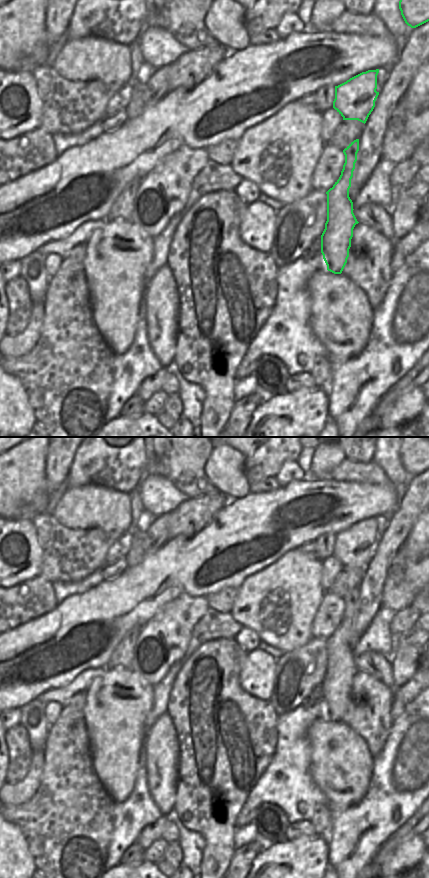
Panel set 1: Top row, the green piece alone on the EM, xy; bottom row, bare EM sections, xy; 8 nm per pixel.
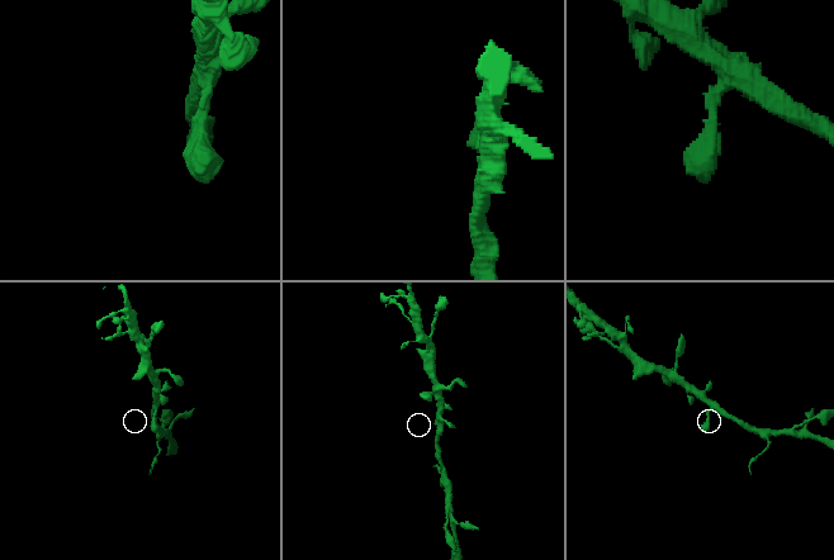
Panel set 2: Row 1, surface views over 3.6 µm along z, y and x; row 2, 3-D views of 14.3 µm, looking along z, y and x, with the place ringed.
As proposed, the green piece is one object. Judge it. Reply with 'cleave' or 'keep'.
keep

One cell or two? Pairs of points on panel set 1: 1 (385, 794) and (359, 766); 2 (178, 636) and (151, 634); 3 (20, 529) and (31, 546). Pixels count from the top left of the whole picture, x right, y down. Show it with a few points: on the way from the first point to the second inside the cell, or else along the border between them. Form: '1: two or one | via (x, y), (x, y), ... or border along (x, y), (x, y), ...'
1: two | border along (373, 758), (373, 772), (369, 788), (360, 800)
2: one | via (171, 636), (166, 636), (160, 630), (158, 632)
3: one | via (23, 533), (29, 542)

